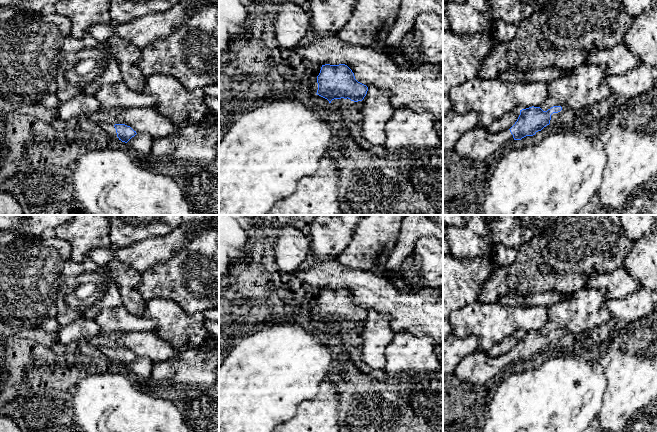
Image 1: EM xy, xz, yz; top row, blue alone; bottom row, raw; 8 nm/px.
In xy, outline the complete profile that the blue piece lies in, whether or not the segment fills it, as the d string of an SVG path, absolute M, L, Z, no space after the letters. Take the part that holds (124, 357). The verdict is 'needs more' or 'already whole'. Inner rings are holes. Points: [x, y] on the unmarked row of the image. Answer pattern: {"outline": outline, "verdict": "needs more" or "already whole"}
{"outline": "M101 348L101 352L110 360L126 367L127 372L144 384L151 383L151 372L154 362L149 358L137 357L125 348Z", "verdict": "needs more"}

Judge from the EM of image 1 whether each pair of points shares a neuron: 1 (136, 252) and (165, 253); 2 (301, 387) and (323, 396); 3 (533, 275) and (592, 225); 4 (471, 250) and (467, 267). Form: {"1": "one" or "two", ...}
{"1": "one", "2": "two", "3": "one", "4": "two"}

